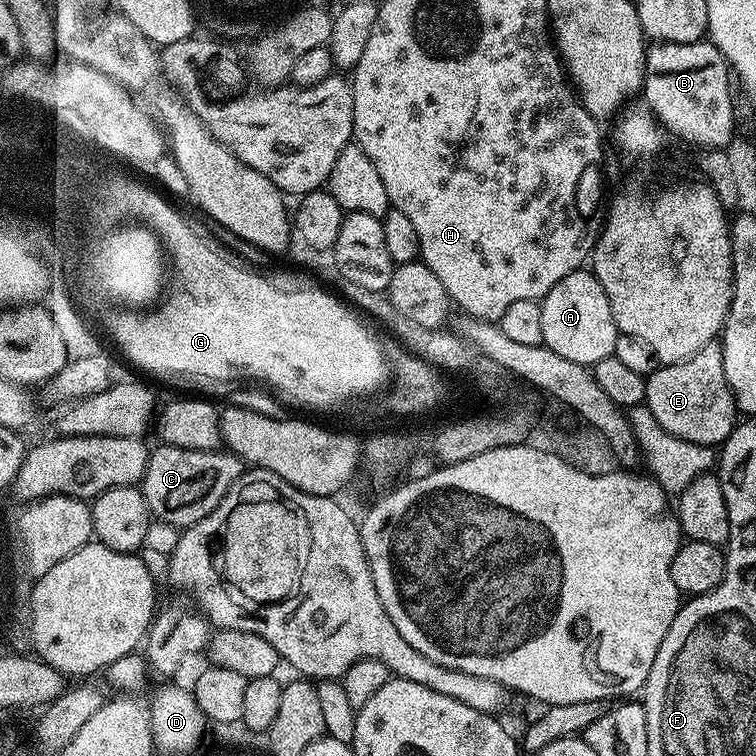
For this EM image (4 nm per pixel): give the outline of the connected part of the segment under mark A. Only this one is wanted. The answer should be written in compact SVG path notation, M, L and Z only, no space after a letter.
M590 270L566 274L554 290L550 290L540 301L542 310L542 338L544 345L570 362L585 366L597 364L602 358L612 355L618 335L614 314L610 310L610 298L602 290L602 282Z

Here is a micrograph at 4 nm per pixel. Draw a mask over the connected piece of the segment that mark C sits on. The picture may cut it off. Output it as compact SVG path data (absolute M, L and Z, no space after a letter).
M161 443L159 447L153 447L148 453L142 491L149 513L157 521L168 523L177 530L189 528L191 524L206 518L206 514L210 514L210 510L222 502L230 486L234 486L234 482L246 470L244 461L227 450L203 452L166 443Z

